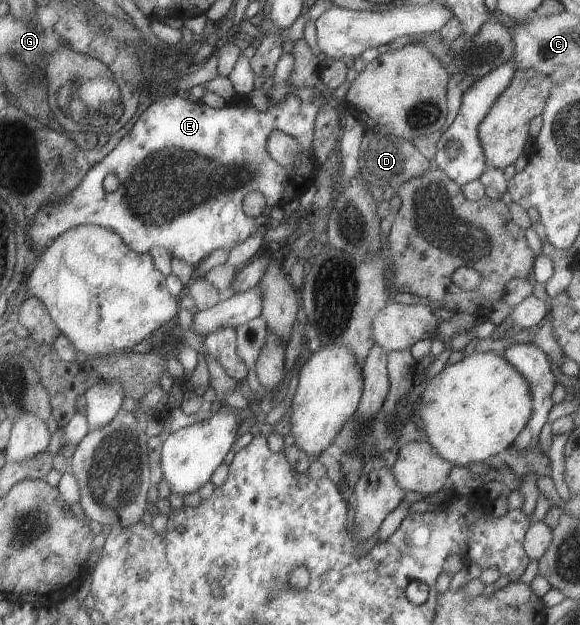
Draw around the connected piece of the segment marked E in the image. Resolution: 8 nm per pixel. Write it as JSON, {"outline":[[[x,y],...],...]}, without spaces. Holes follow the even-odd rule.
{"outline":[[[310,87],[291,90],[281,101],[268,101],[267,104],[265,111],[259,112],[245,97],[240,98],[239,95],[234,95],[221,108],[210,108],[201,101],[190,102],[178,97],[176,93],[161,96],[139,115],[112,151],[87,170],[77,185],[77,191],[73,189],[61,199],[61,219],[59,203],[49,203],[37,209],[27,233],[31,249],[37,249],[39,258],[45,247],[51,245],[65,230],[93,224],[115,232],[135,253],[162,247],[170,256],[177,257],[192,267],[201,263],[214,249],[224,248],[229,251],[266,224],[269,210],[274,205],[281,207],[297,199],[313,183],[316,172],[318,163],[312,154],[312,143],[314,119],[322,104],[320,91]],[[272,131],[289,134],[297,140],[299,151],[294,165],[279,165],[267,153],[267,138]],[[108,173],[119,179],[118,187],[113,192],[105,192],[101,186],[103,177]],[[250,191],[261,193],[265,200],[264,210],[254,218],[242,210],[243,196]]]}

